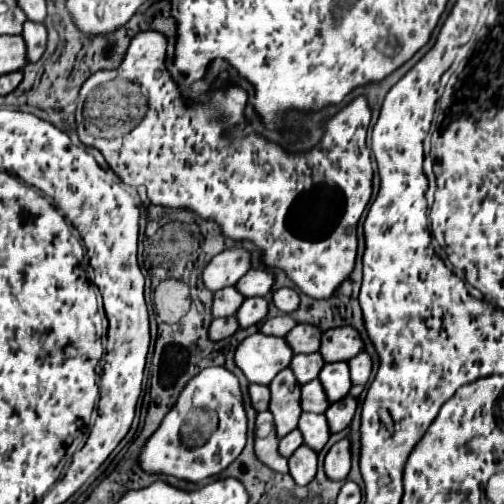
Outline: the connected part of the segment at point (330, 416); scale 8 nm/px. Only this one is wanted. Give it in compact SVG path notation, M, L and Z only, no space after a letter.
M342 397L340 401L332 403L328 409L326 409L326 419L328 419L328 427L330 427L330 433L338 433L342 429L346 429L354 417L354 411L356 411L356 397Z

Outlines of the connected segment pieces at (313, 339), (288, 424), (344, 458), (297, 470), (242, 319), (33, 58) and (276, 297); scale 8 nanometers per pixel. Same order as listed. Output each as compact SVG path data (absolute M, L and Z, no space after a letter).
M296 325L286 333L286 341L290 343L294 353L314 353L320 347L322 331L314 325Z
M282 369L270 387L270 407L268 411L274 415L276 435L282 439L286 433L296 429L298 417L302 413L300 409L300 385L296 383L290 369Z
M342 439L330 447L324 459L324 473L330 481L342 481L350 471L350 441Z
M308 445L298 447L290 459L288 459L288 467L290 467L290 475L294 479L294 483L298 485L306 485L314 479L316 475L316 467L318 467L318 453L314 449L310 449Z
M252 297L244 299L242 307L236 311L236 319L240 327L250 327L254 323L260 323L268 313L268 301L264 297Z
M26 21L22 37L24 37L24 43L26 43L28 63L36 63L46 49L46 27L42 23Z
M288 287L272 291L270 301L272 301L282 313L292 313L292 311L296 311L296 307L298 307L298 303L300 303L298 293L296 293L294 289L288 289Z

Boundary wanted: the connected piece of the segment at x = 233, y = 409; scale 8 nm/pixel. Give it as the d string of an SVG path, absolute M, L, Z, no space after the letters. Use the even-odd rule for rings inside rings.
M224 367L202 369L178 395L172 409L162 419L160 427L146 439L138 453L138 467L144 473L162 473L188 481L192 485L202 483L210 475L222 473L244 449L246 445L246 413L242 405L242 391L238 379ZM186 425L188 437L208 437L200 439L198 445L188 447L180 437L180 429Z

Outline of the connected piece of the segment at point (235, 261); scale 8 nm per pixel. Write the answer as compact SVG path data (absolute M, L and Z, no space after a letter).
M226 249L204 267L202 281L206 289L218 291L234 285L246 271L250 271L250 255L244 249Z

